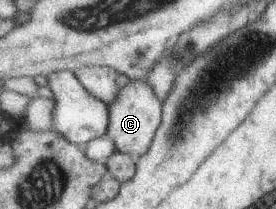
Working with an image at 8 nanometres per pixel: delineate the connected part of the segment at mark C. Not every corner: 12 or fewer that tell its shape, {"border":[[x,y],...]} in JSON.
{"border":[[131,78],[109,106],[107,135],[138,160],[161,128],[163,102]]}

